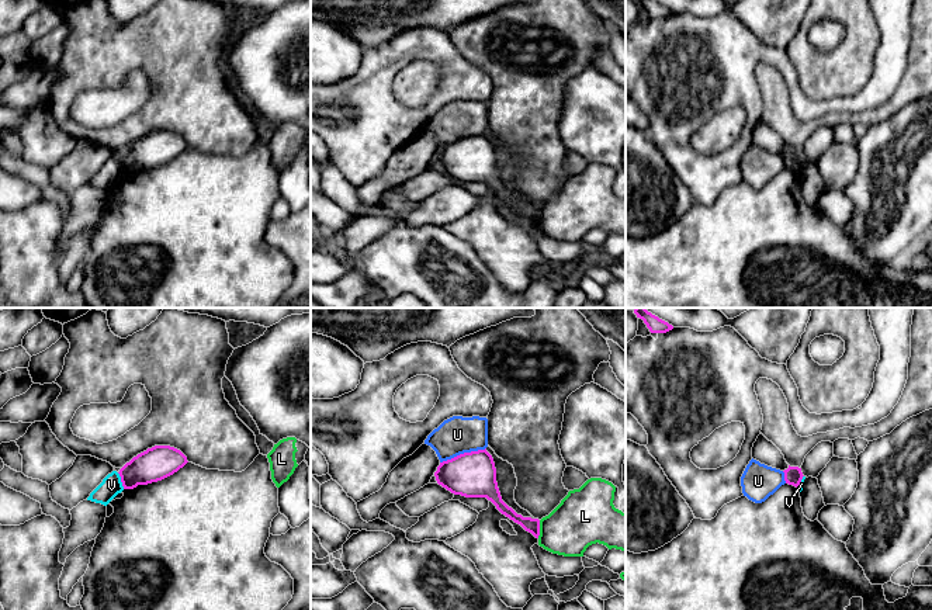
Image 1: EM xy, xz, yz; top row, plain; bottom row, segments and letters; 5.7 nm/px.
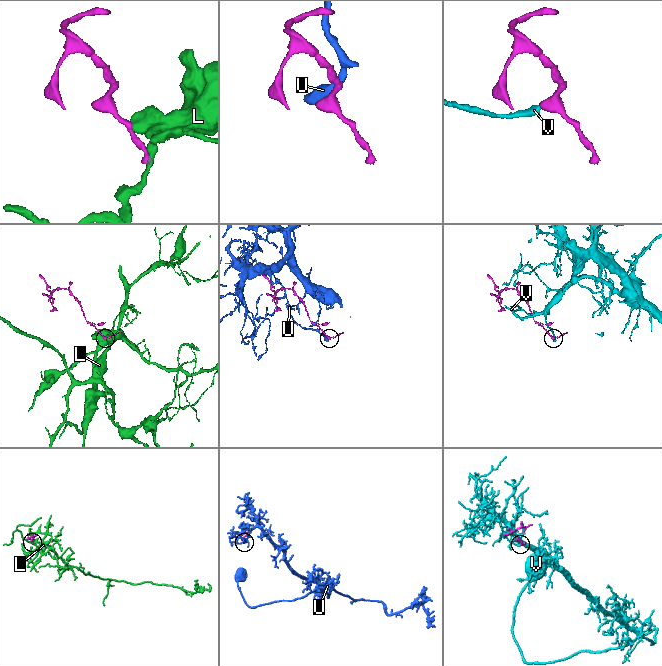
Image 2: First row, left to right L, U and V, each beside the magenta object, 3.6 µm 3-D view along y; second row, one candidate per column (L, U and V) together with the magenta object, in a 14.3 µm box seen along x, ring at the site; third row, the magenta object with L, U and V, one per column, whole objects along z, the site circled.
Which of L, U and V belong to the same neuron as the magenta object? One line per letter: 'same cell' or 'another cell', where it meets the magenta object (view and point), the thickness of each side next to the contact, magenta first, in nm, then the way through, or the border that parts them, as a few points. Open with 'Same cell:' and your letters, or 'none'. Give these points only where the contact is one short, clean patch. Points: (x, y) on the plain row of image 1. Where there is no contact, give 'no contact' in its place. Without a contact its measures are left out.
Same cell: U
L: another cell; meets magenta in xz at (539, 214); 80 nm thick on the magenta side, 300 nm on the other; border along xz (540, 205), (540, 219), (537, 222)
U: same cell; meets magenta in xz at (464, 138); 260 nm thick on the magenta side, 220 nm on the other
V: another cell; meets magenta in xy at (121, 166); 190 nm thick on the magenta side, 120 nm on the other; border along xy (117, 158), (124, 173)

